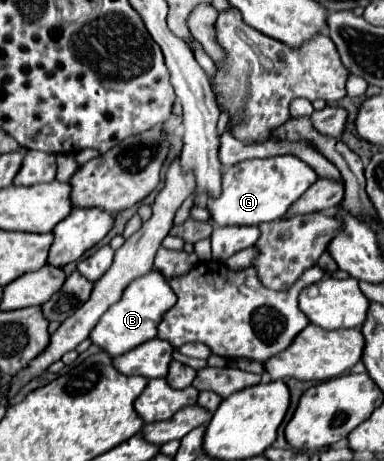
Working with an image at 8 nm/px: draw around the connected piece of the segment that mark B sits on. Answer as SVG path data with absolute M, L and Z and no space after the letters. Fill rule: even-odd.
M151 270L143 278L135 278L125 290L119 302L115 302L97 322L97 326L91 332L91 342L97 344L99 348L107 350L111 356L121 356L139 344L153 340L157 336L157 326L167 310L171 310L177 302L175 292L171 290L169 282L165 280L163 274L157 270Z

